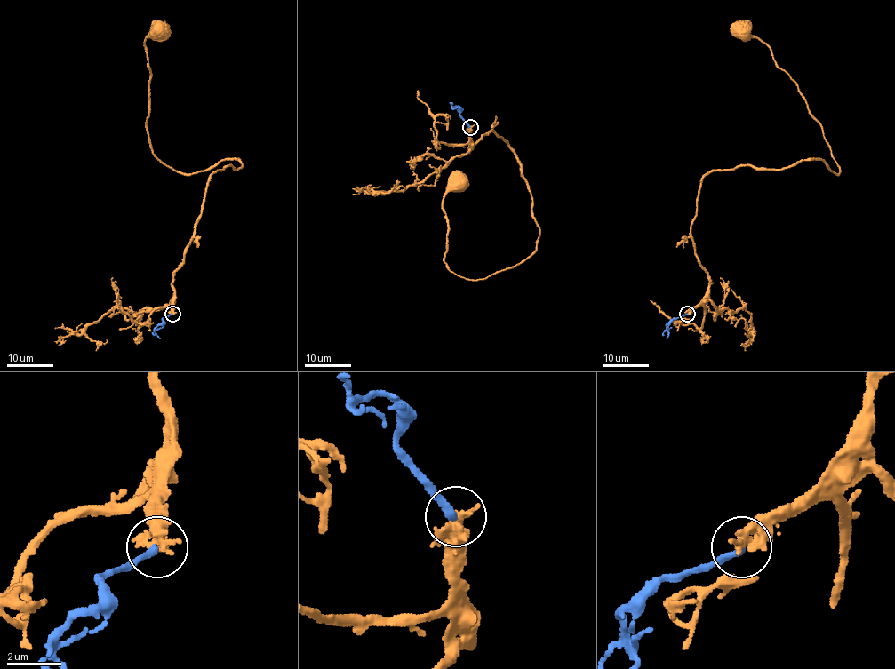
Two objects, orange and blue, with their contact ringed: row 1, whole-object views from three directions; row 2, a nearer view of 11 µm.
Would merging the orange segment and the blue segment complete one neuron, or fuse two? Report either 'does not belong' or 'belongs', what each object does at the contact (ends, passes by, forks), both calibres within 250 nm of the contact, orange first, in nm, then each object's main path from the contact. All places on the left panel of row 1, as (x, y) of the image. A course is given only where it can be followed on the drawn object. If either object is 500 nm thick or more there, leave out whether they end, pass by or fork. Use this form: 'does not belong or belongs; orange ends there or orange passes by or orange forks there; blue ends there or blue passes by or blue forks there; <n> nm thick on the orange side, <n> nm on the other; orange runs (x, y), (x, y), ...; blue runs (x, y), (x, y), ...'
does not belong; orange ends there; blue ends there; 440 nm thick on the orange side, 240 nm on the other; orange runs (172, 314), (172, 275), (207, 179), (241, 166), (223, 159), (180, 172), (155, 155), (144, 43), (158, 32); blue runs (172, 314), (162, 319), (163, 325), (155, 331), (159, 338)

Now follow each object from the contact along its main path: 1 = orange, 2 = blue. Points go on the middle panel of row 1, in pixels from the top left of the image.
1: (470, 127), (470, 149), (491, 131), (512, 149), (537, 250), (478, 280), (449, 269), (442, 203), (456, 180)
2: (470, 127), (459, 113), (460, 109), (452, 108), (457, 106)

